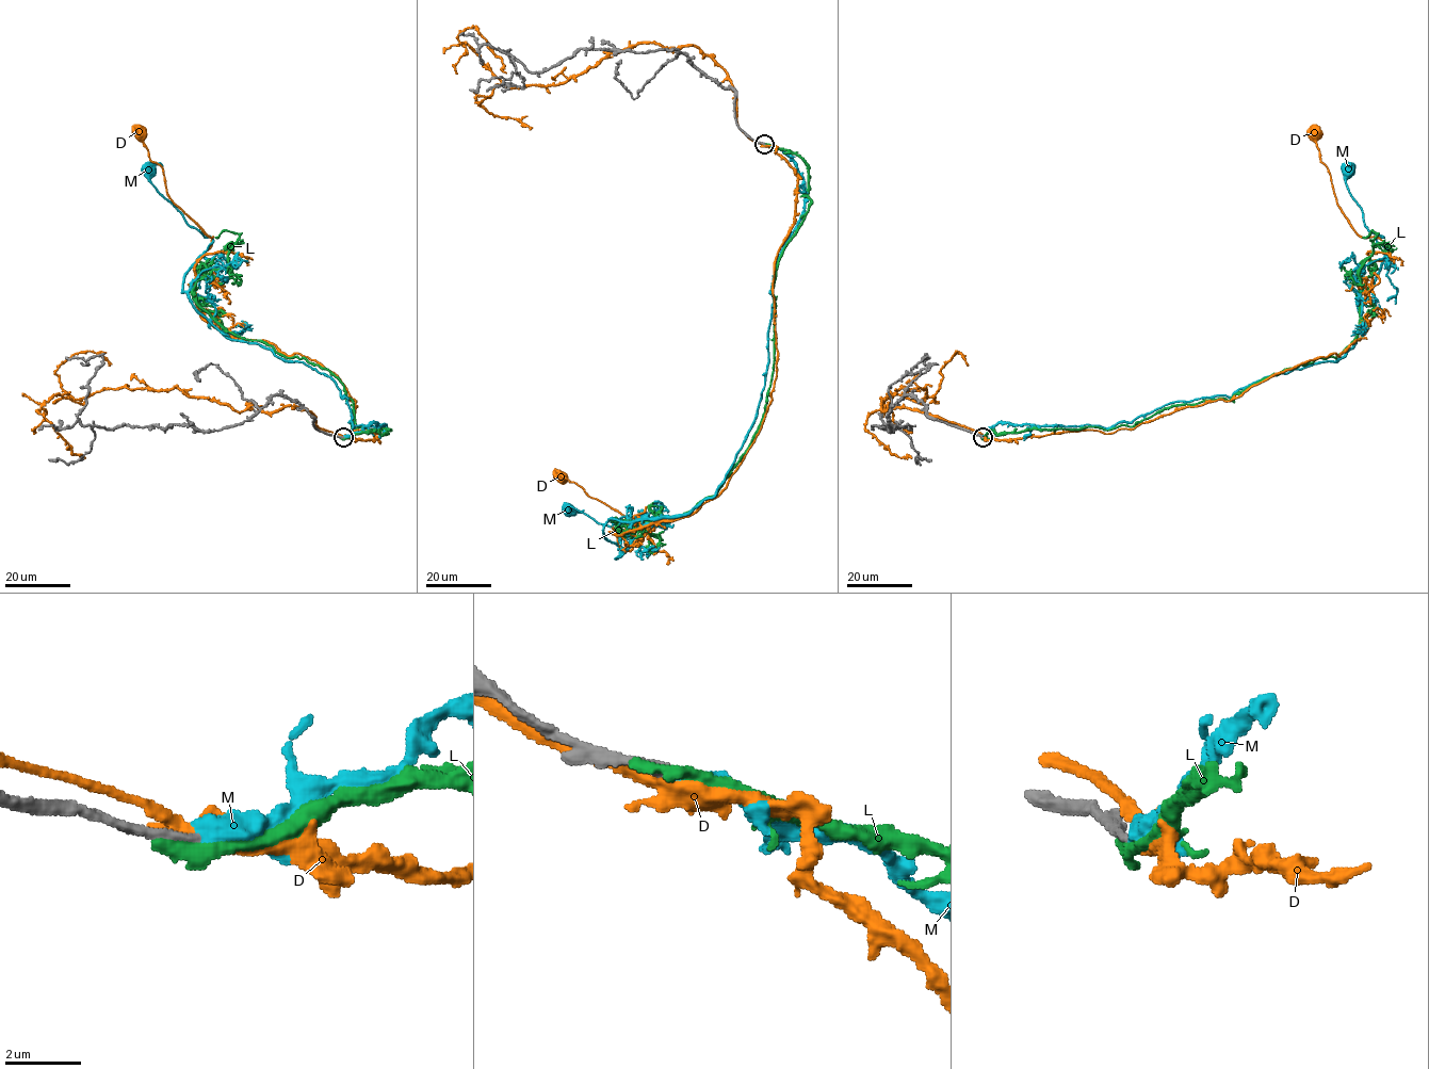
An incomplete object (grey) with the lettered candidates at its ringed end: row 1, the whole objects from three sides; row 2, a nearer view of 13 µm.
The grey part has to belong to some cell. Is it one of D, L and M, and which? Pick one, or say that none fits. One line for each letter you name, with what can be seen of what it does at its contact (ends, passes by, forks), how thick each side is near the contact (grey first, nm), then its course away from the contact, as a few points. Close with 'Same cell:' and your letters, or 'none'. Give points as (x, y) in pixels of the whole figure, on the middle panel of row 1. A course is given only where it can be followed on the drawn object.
M: it ends; calibres 240 and 500 nm; course (765, 143), (794, 162), (805, 215), (725, 481), (679, 516), (611, 519), (627, 548), (570, 508)
Same cell: M

